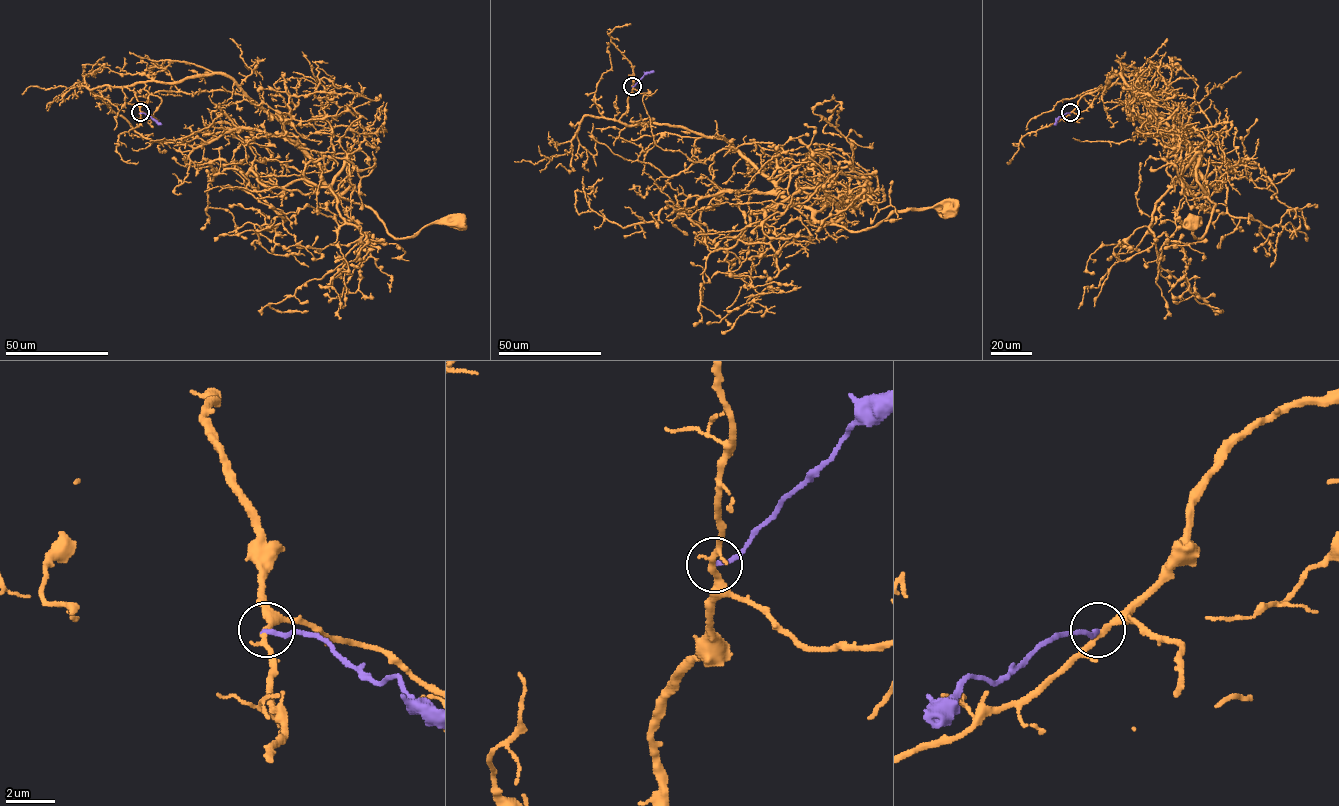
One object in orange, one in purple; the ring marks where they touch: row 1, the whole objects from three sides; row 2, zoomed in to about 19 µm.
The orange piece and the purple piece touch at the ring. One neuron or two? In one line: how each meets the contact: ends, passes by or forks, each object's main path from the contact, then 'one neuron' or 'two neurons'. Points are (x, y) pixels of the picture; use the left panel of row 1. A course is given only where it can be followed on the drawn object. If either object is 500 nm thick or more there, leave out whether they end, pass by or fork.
orange passes by; purple ends; course orange (140, 112), (127, 87), (134, 83), (228, 76), (280, 122), (332, 192), (368, 206), (397, 238), (459, 222); course purple (140, 112), (161, 124); two neurons

